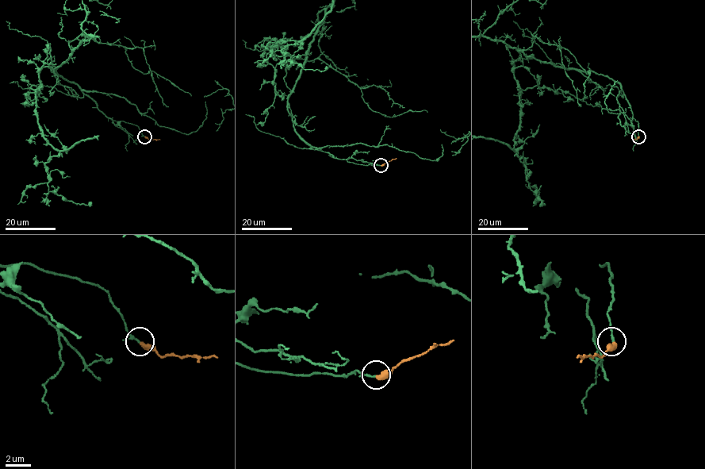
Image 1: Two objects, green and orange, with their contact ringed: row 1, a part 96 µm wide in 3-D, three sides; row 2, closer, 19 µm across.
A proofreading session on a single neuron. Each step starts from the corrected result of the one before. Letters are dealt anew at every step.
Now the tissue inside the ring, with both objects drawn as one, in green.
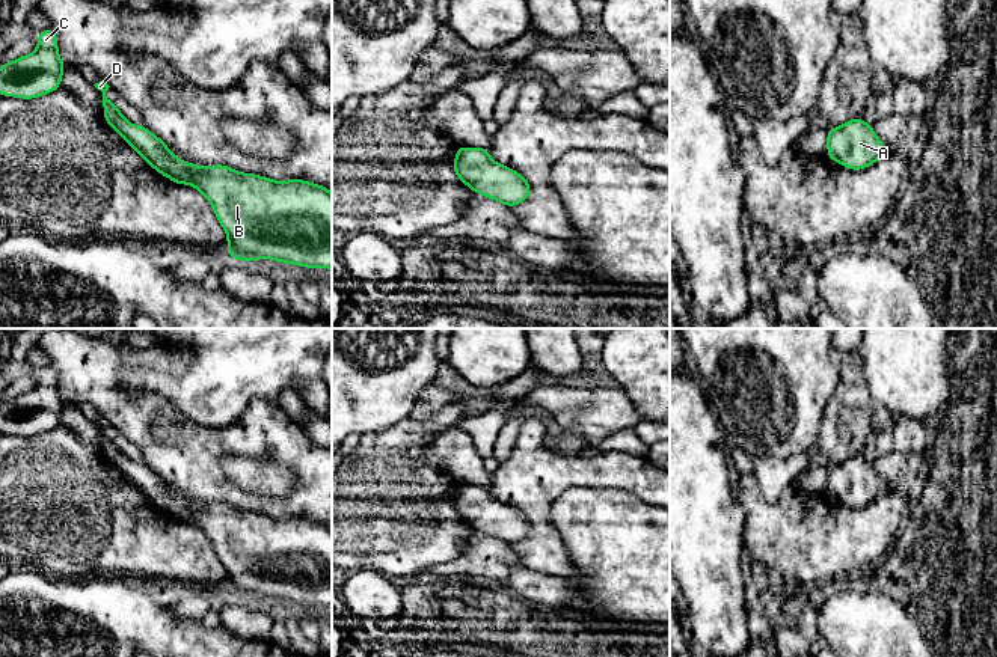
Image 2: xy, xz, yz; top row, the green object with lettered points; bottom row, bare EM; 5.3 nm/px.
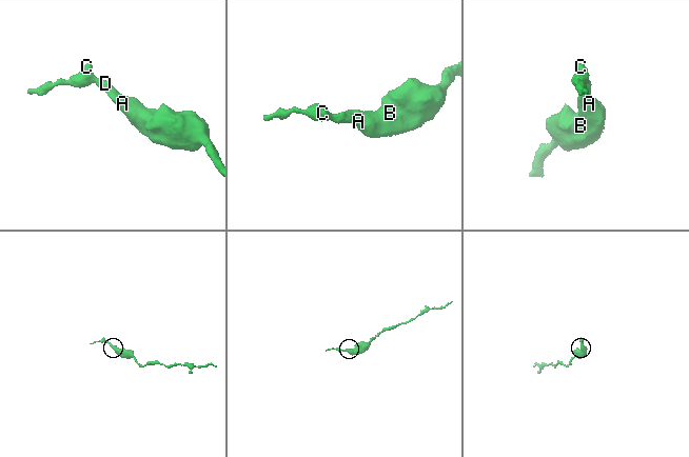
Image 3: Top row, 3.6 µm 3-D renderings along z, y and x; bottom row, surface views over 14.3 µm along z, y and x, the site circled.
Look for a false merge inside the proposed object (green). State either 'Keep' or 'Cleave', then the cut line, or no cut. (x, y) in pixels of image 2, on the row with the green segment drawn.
Keep. No split

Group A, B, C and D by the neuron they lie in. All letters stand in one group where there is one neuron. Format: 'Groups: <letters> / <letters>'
Groups: A B C D

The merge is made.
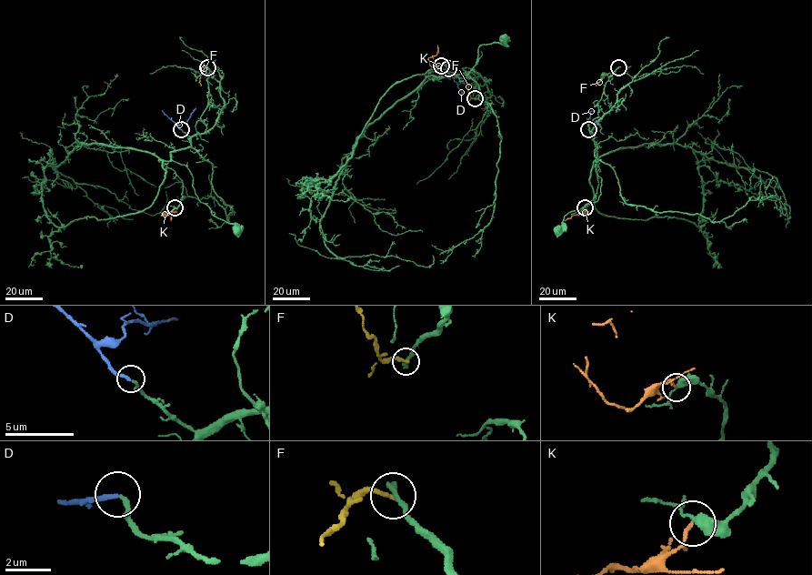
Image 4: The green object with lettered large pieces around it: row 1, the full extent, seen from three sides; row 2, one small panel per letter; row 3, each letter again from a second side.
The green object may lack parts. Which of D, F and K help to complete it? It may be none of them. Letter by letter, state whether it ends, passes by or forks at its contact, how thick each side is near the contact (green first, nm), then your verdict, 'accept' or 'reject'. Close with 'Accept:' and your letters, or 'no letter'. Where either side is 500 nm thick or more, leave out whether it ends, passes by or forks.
D: it ends there; 190 nm thick on the green side, 200 nm on the other; accept
F: it ends there; 360 nm thick on the green side, 200 nm on the other; reject
K: it ends there; 320 nm thick on the green side, 130 nm on the other; reject
Accept: D

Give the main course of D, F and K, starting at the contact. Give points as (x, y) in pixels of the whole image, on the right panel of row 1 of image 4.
D: (588, 129), (591, 122), (599, 122), (613, 110)
F: (618, 67), (596, 85)
K: (585, 208), (587, 212), (565, 220)

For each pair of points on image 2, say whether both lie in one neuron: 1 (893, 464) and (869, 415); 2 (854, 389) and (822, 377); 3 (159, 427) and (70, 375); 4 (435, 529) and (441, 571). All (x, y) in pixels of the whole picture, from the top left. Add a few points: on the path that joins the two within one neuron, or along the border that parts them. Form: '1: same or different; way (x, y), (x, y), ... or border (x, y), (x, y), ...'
1: different; border (893, 451), (872, 463)
2: different; border (833, 350), (839, 386), (822, 415)
3: same; way (136, 418), (122, 412), (92, 381)
4: different; border (466, 540), (451, 561), (432, 564), (418, 574)

